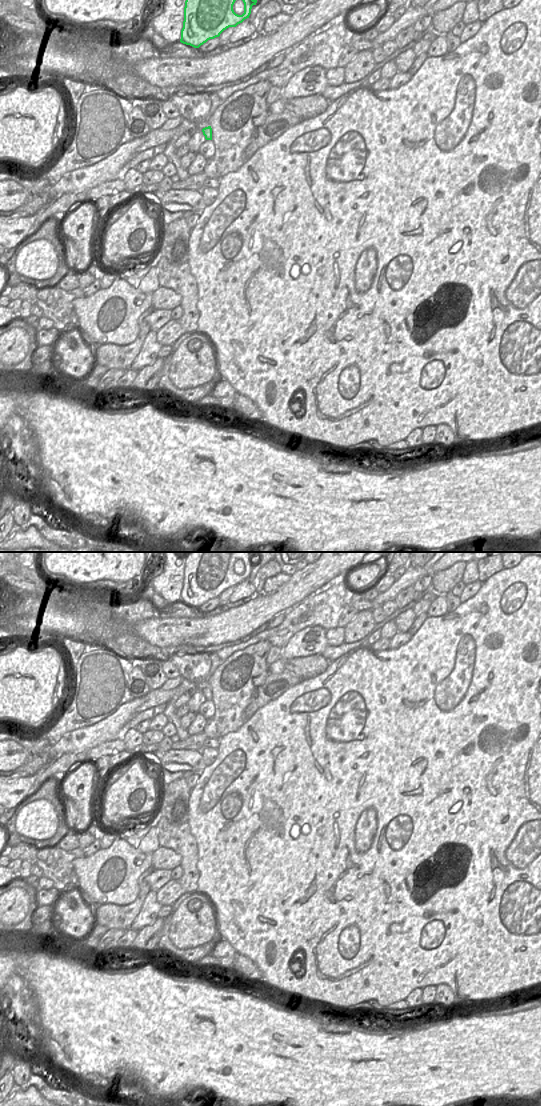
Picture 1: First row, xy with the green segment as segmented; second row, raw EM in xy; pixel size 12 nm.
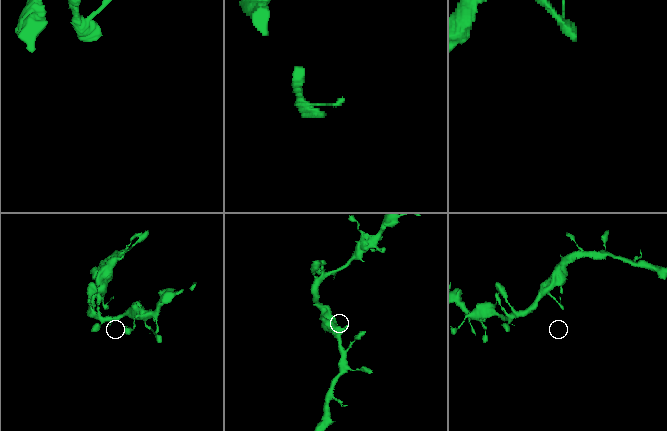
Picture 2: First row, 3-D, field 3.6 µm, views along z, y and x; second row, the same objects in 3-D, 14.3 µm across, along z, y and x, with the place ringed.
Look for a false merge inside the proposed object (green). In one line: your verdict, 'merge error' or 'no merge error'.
no merge error

